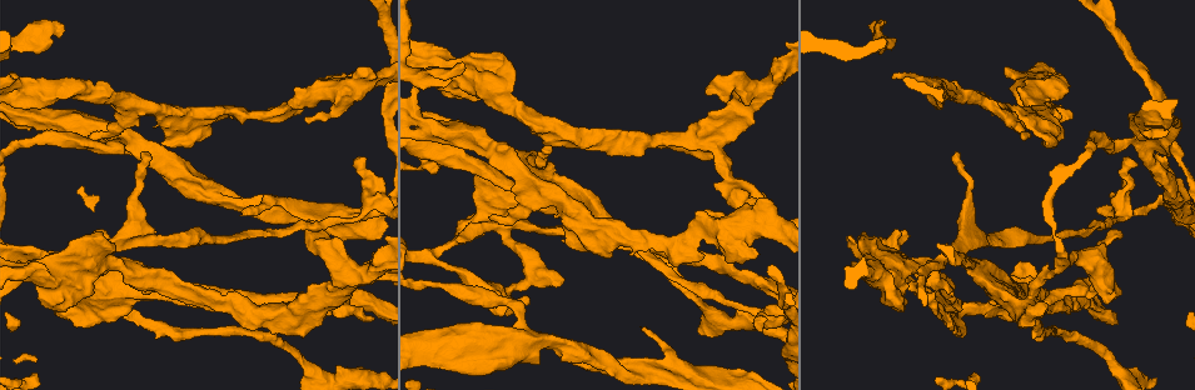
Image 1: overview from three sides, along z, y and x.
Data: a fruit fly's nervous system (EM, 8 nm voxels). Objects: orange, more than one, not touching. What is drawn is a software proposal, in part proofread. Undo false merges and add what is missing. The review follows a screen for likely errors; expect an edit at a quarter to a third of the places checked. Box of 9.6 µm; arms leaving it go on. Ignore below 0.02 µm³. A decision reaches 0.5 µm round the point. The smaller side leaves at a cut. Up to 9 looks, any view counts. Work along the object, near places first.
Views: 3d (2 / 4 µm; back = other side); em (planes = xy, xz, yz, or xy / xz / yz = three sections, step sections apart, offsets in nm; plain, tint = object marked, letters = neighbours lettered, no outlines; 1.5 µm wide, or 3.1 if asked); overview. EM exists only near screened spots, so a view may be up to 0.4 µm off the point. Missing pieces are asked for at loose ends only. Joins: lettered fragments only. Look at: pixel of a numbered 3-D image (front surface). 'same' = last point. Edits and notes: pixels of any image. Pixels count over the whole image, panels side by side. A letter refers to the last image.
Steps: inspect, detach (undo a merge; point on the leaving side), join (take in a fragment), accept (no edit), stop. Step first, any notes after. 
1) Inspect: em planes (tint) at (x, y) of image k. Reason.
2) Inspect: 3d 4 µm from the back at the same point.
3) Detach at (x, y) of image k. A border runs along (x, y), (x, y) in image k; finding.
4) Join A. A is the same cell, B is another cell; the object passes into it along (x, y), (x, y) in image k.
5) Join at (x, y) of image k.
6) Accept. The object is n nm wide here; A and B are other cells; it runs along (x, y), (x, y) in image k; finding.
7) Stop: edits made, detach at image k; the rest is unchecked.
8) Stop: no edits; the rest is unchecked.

Inspect: em planes (letters) at (534, 279) of image 1. Thick turns thin.

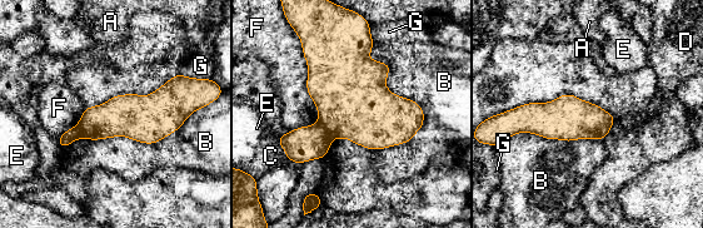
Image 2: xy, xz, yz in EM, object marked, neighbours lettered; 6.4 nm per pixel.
Detach at (353, 102) of image 2. A, B, C, D, E, F and G are other cells; a border runs along (318, 122), (333, 138) in image 2; two cells meet here.

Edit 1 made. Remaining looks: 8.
Inspect: overview. See it whole again.

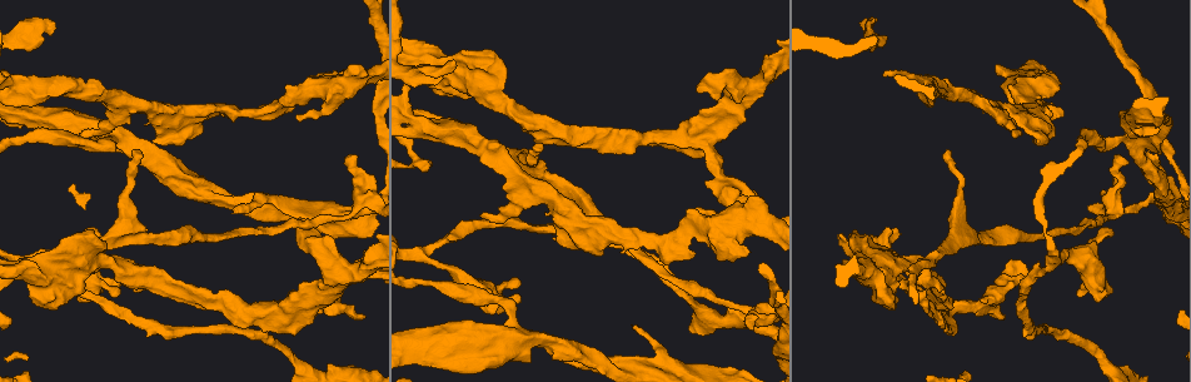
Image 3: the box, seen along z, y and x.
Inspect: 3d 2 µm at (240, 307) of image 3. A fork.

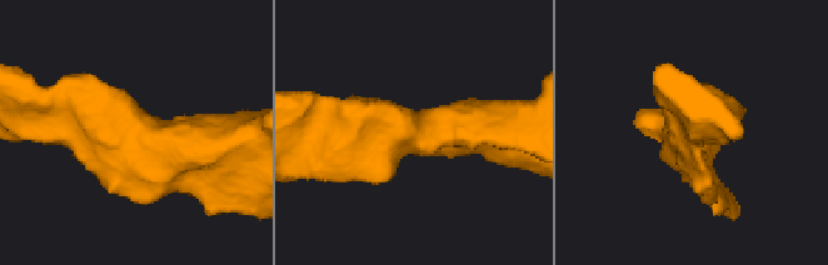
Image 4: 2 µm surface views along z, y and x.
Inspect: em xz step 8 (tint) at (414, 131) of image 4. Need the tissue.

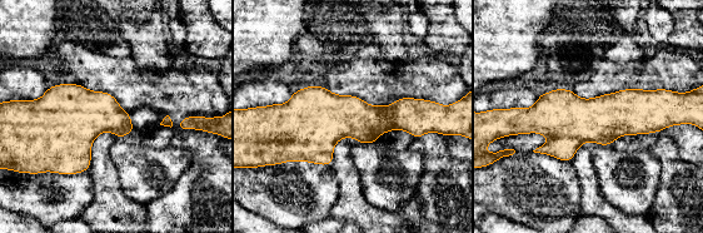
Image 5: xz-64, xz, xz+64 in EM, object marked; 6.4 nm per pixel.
Inspect: em planes (letters) at the same point.

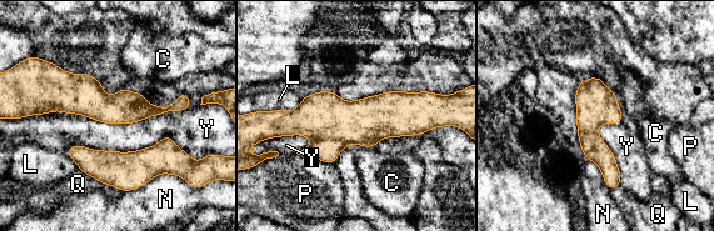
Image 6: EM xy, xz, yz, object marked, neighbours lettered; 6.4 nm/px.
Accept. C, L, N, P, Q and Y are other cells; a border runs along (188, 108), (133, 122), (31, 115) in image 6; one cell here.

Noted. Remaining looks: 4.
Inspect: em planes (letters) at (1002, 319) of image 3. Free end.

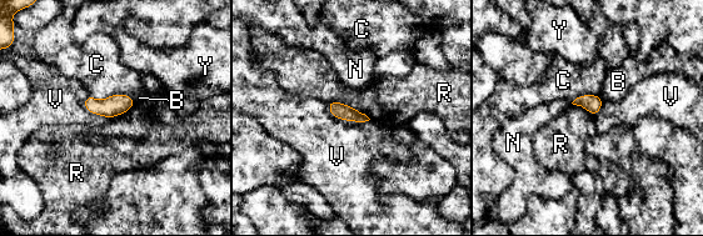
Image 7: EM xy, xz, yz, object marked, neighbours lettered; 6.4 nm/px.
Accept. B, C, N, R, V and Y are other cells; a border runs along (325, 103), (337, 118), (369, 120) in image 7; none of them fits.

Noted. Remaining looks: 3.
Inspect: em planes (letters) at (139, 150) of image 3.

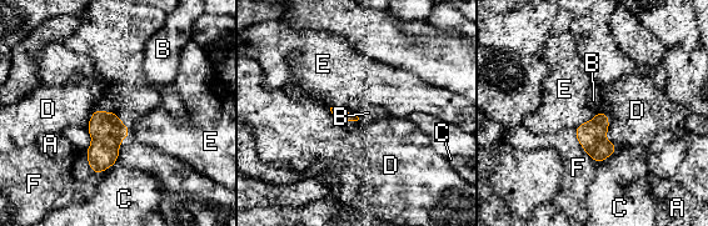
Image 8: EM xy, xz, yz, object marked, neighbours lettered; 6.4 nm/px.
Join B. B is the same cell, A, C, D, E and F are other cells; it goes on there.

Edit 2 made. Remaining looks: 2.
Stop: edits made, detach at image 2, join at image 8; the rest is unchecked.

